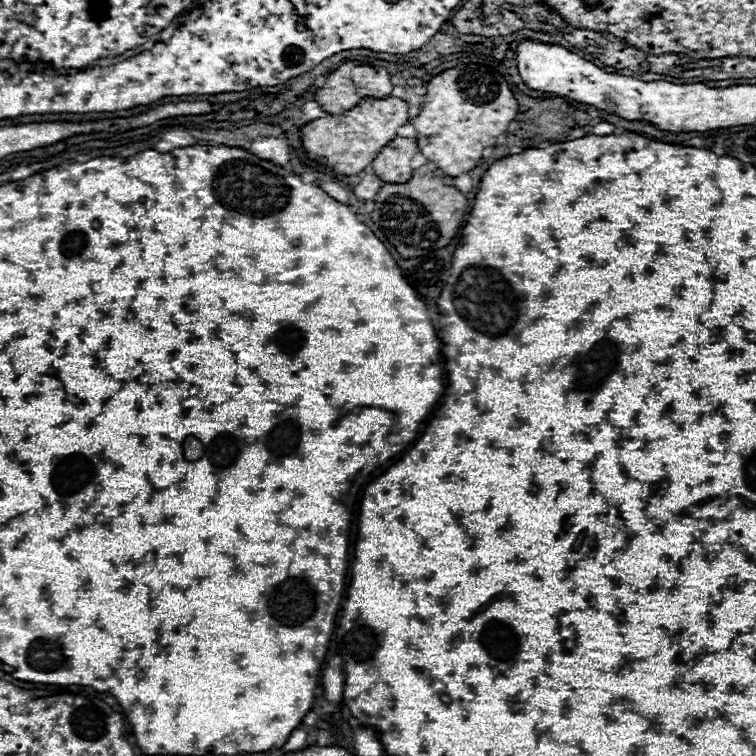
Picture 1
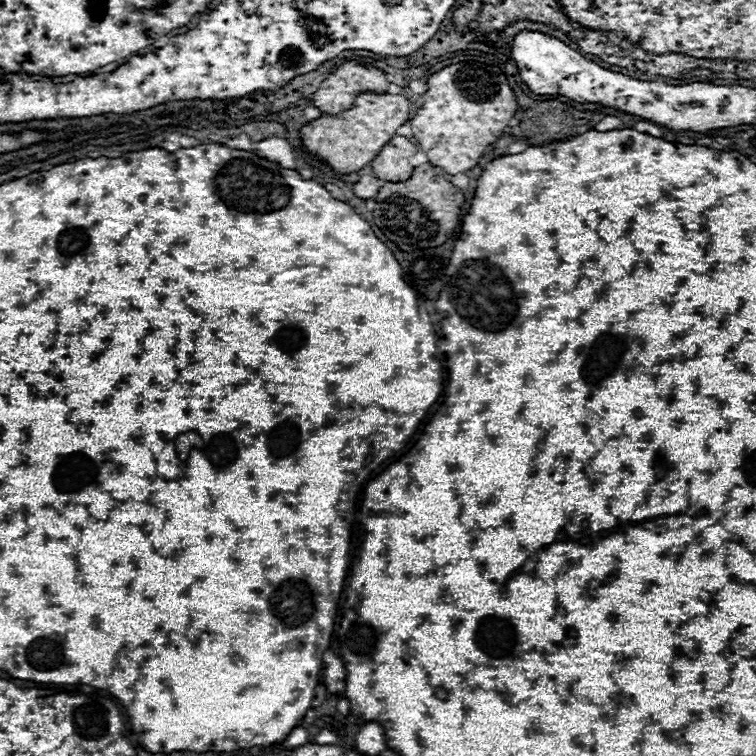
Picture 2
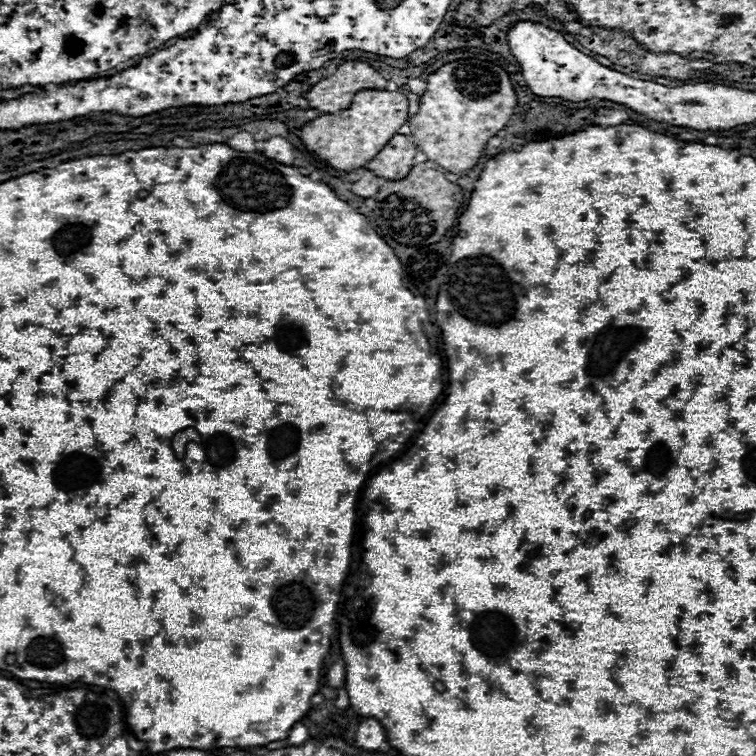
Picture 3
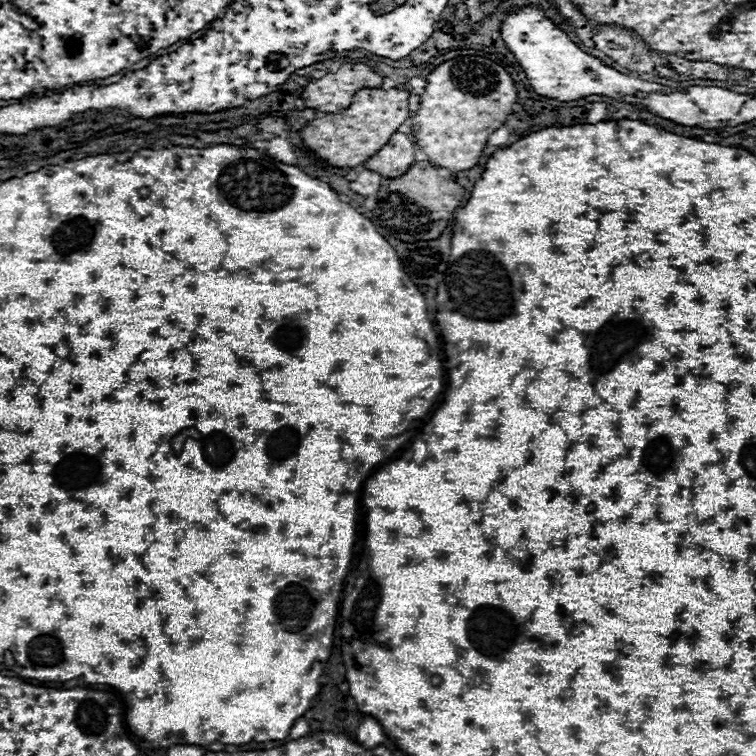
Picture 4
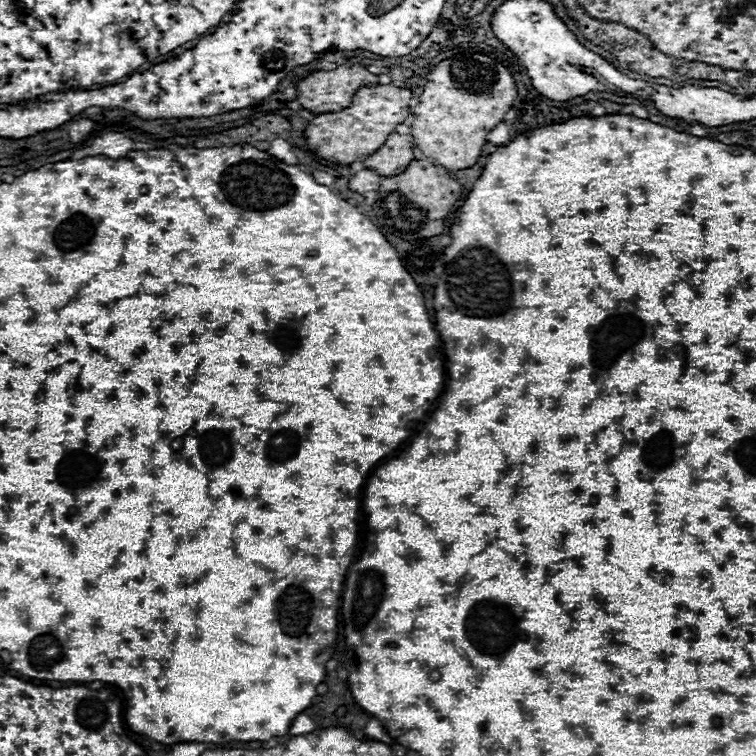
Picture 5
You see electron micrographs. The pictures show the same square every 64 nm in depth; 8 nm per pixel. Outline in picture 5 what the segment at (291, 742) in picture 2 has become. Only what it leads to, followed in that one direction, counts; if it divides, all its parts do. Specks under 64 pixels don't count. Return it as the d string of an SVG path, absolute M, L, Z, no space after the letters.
M298 714L298 716L294 718L294 722L292 722L288 734L290 734L290 736L300 736L300 734L312 732L314 728L316 728L316 724L314 724L314 720L312 720L310 716L306 716L306 714Z

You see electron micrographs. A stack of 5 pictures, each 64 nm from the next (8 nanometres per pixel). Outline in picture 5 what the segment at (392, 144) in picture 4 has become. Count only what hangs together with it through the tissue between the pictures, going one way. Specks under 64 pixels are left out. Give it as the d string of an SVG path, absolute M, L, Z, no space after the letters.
M392 132L384 146L374 154L366 156L362 162L370 166L370 170L378 170L382 176L394 176L406 170L406 166L414 160L412 156L412 136L402 136Z

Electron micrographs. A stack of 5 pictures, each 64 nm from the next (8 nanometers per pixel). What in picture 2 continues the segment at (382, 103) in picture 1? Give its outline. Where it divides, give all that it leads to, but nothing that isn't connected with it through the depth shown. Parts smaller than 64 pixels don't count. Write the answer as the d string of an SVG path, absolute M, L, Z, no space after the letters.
M364 92L354 100L350 110L344 110L338 116L320 116L302 126L300 138L308 152L322 158L336 172L350 174L370 164L378 154L378 150L382 150L382 146L390 142L390 138L404 122L408 122L408 118L410 118L410 102L404 96Z

